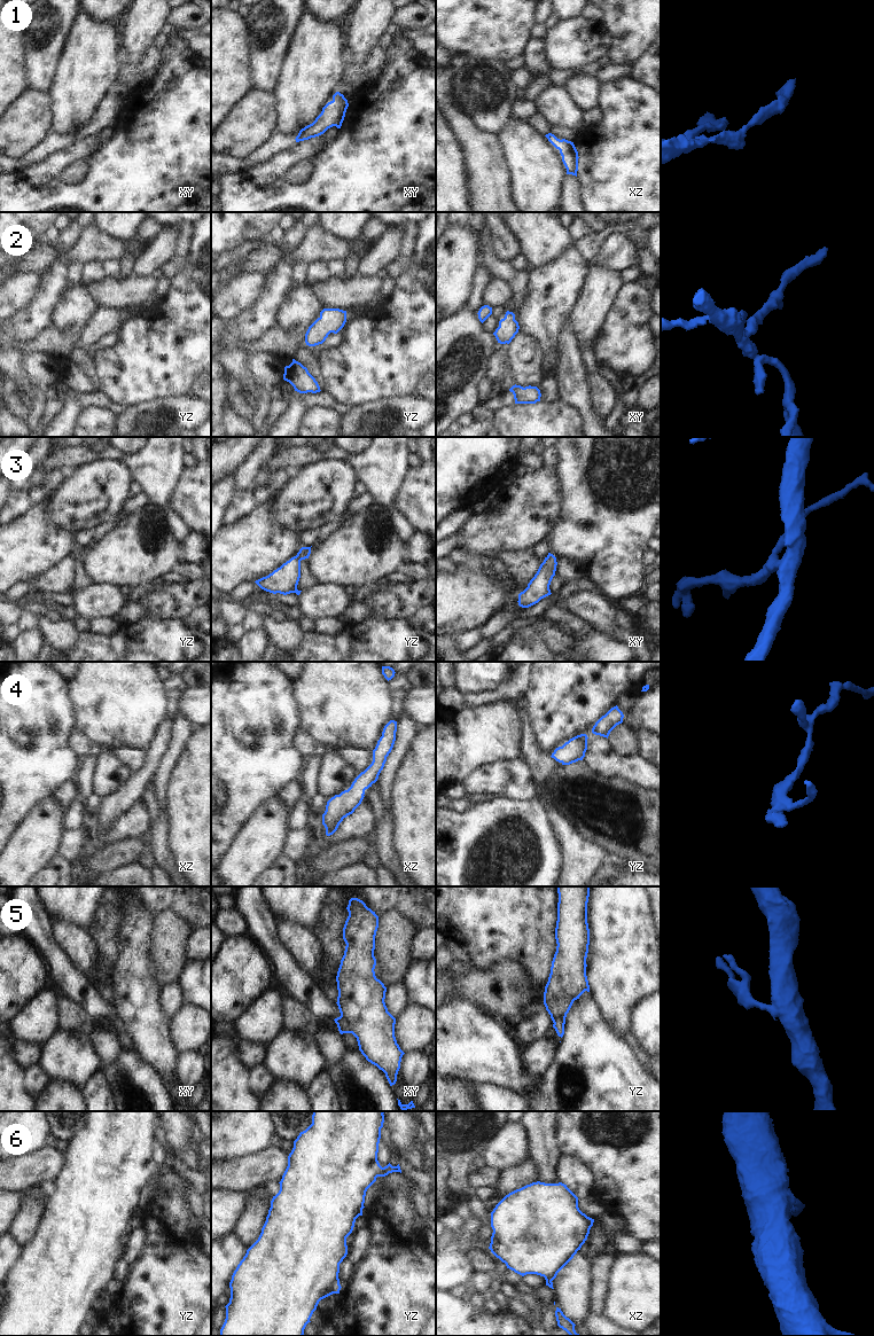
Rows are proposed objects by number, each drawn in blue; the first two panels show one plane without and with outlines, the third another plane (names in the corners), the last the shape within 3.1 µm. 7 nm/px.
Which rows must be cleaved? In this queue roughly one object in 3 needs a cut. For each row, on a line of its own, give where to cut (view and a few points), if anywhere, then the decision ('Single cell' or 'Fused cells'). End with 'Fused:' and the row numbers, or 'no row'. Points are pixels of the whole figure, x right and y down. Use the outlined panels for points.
1: No split. Single cell
2: No split. Single cell
3: No split. Single cell
4: No split. Single cell
5: Split along xy (341, 1015), (351, 1032). Fused cells
6: No split. Single cell
Fused: 5

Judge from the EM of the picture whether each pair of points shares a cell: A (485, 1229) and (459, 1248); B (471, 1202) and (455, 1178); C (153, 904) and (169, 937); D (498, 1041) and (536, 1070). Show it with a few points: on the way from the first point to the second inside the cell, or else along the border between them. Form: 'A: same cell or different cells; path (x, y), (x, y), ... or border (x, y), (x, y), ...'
A: different cells; border (468, 1213), (480, 1220), (477, 1235)
B: same cell; path (471, 1196), (461, 1184)
C: different cells; border (154, 915), (163, 911), (173, 911), (184, 919)
D: different cells; border (521, 1054), (525, 1073), (531, 1079), (539, 1079)

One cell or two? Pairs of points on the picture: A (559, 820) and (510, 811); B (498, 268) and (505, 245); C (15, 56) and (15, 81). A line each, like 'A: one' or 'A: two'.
A: two
B: two
C: one

